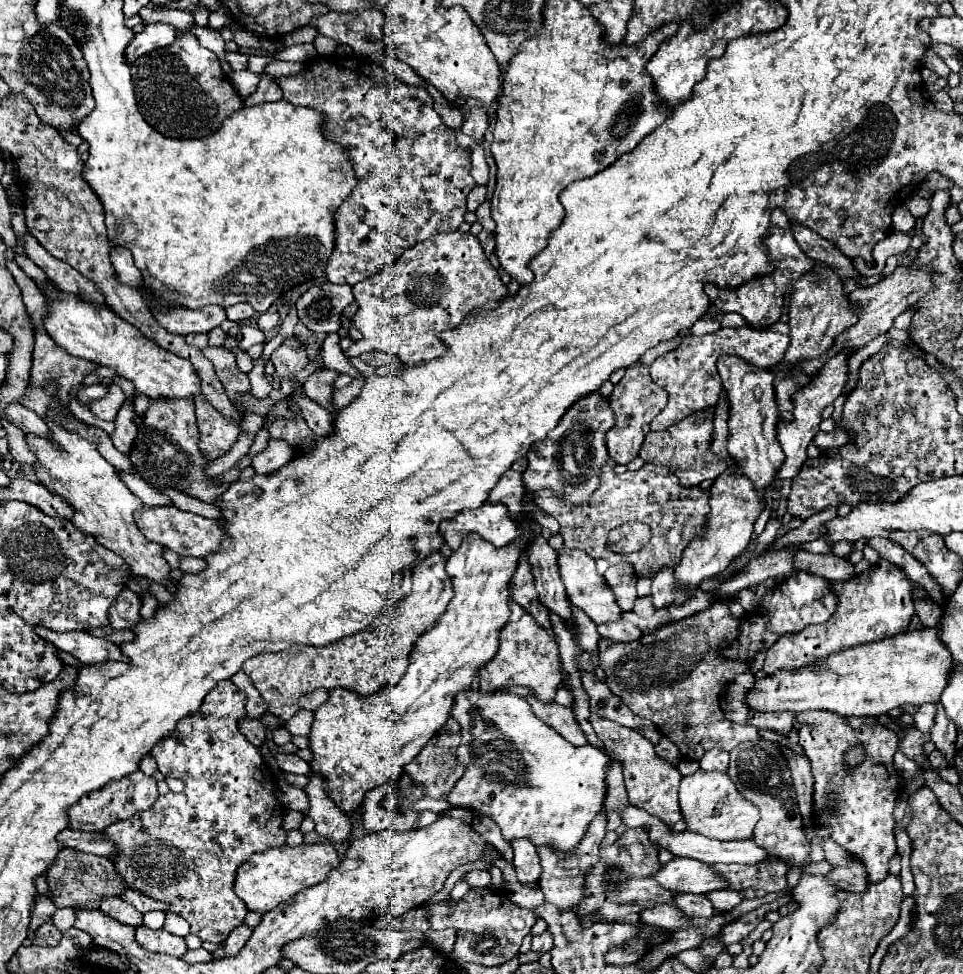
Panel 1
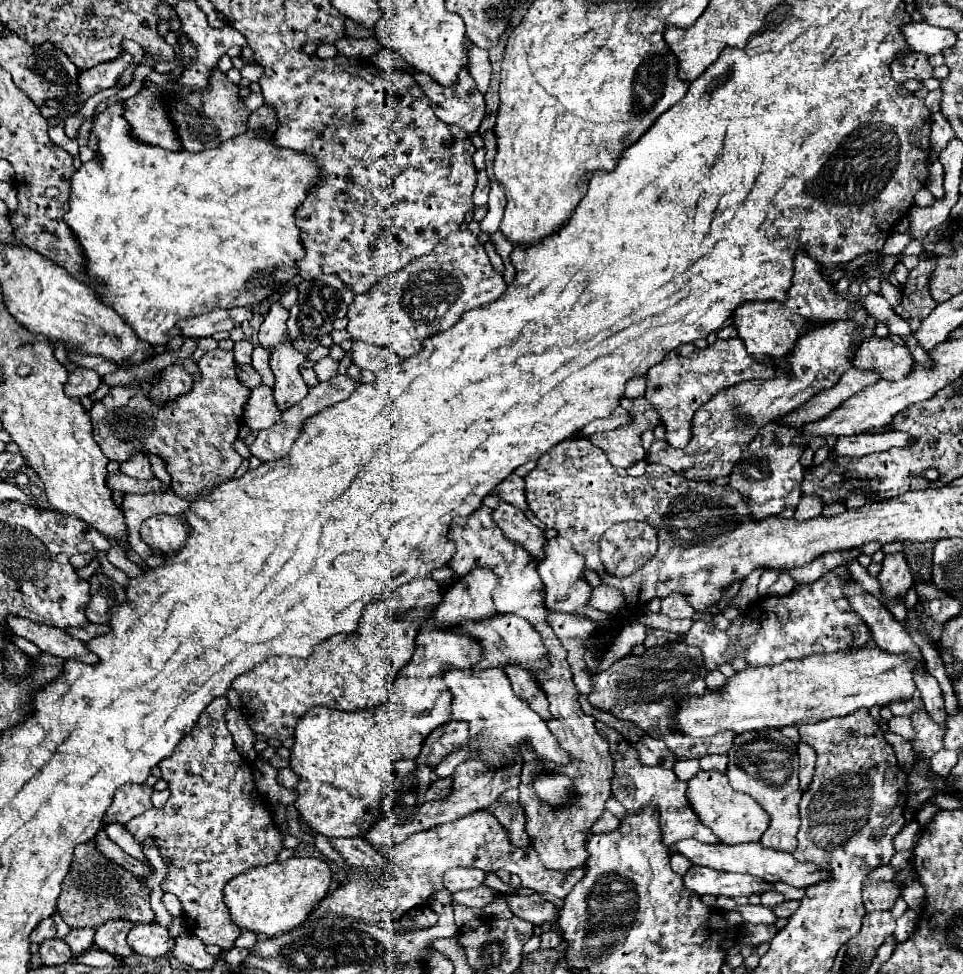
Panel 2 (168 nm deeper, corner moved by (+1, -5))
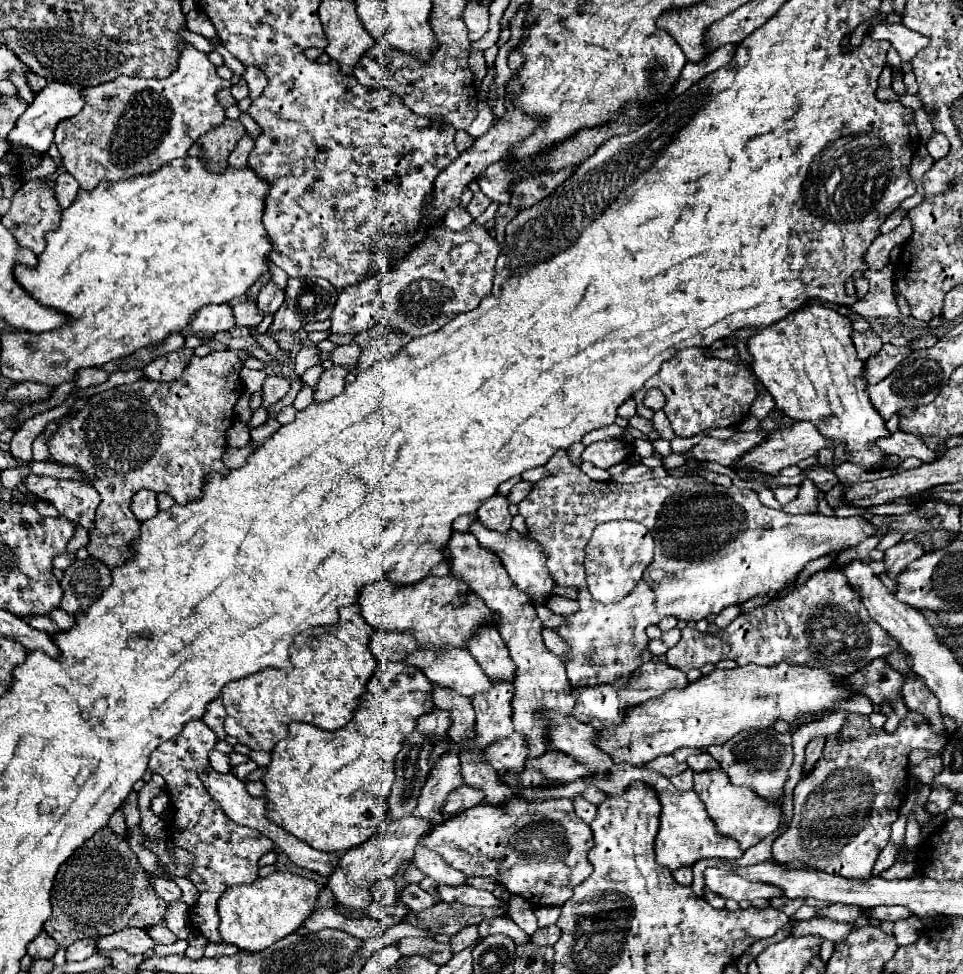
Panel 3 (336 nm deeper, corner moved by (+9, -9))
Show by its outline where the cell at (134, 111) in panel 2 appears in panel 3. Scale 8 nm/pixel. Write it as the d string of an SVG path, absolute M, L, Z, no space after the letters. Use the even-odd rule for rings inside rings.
M183 44L179 68L165 80L121 76L109 84L85 88L81 90L81 98L85 100L83 110L69 120L61 120L55 128L55 144L61 152L63 166L79 182L79 186L89 192L101 180L117 182L139 174L151 174L175 158L185 158L187 150L199 136L211 132L225 120L225 106L217 102L215 94L221 88L231 86L231 81L217 76L215 66L209 62L207 54L195 50L191 44Z

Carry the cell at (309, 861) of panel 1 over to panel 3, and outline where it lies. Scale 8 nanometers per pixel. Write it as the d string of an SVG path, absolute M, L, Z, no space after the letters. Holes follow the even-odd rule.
M275 872L267 878L255 880L253 884L241 884L241 888L231 888L219 900L219 916L221 916L219 934L221 934L221 940L227 944L235 944L239 950L245 950L245 952L263 952L265 948L269 948L277 940L289 936L291 932L295 932L303 924L303 920L315 908L317 894L319 894L319 888L313 880L303 878L303 876L295 876L289 872Z

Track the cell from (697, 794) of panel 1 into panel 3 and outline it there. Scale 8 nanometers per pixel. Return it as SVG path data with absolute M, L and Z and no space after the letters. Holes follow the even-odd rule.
M711 770L711 772L697 772L693 774L693 790L699 794L703 804L707 806L709 816L717 824L717 830L725 836L733 836L743 850L755 846L765 836L775 832L781 824L781 808L775 802L769 802L761 798L757 792L753 792L747 786L733 786L729 776L723 770Z

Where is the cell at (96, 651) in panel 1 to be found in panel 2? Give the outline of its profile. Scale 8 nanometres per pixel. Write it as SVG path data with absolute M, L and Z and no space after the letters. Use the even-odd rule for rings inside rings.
M9 618L9 628L15 636L23 636L27 640L31 640L33 644L37 644L41 648L41 652L47 652L51 656L63 658L63 660L79 660L85 664L97 664L97 656L93 652L89 652L87 644L69 636L67 632L59 630L59 628L47 628L43 624L35 624L29 622L25 618Z

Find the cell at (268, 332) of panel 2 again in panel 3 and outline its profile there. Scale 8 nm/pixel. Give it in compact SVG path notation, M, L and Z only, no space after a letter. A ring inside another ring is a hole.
M269 280L269 282L261 288L261 292L259 292L259 296L257 296L257 304L259 304L259 308L261 308L261 314L263 314L263 316L265 316L265 314L275 314L277 308L279 308L279 304L283 302L283 298L285 298L285 292L283 292L273 280Z

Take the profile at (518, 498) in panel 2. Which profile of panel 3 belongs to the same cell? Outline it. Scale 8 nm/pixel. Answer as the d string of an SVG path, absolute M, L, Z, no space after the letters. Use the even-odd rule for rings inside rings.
M519 482L519 484L515 484L513 490L509 492L507 500L509 500L511 504L519 504L531 490L533 490L533 484L531 484L531 482Z

